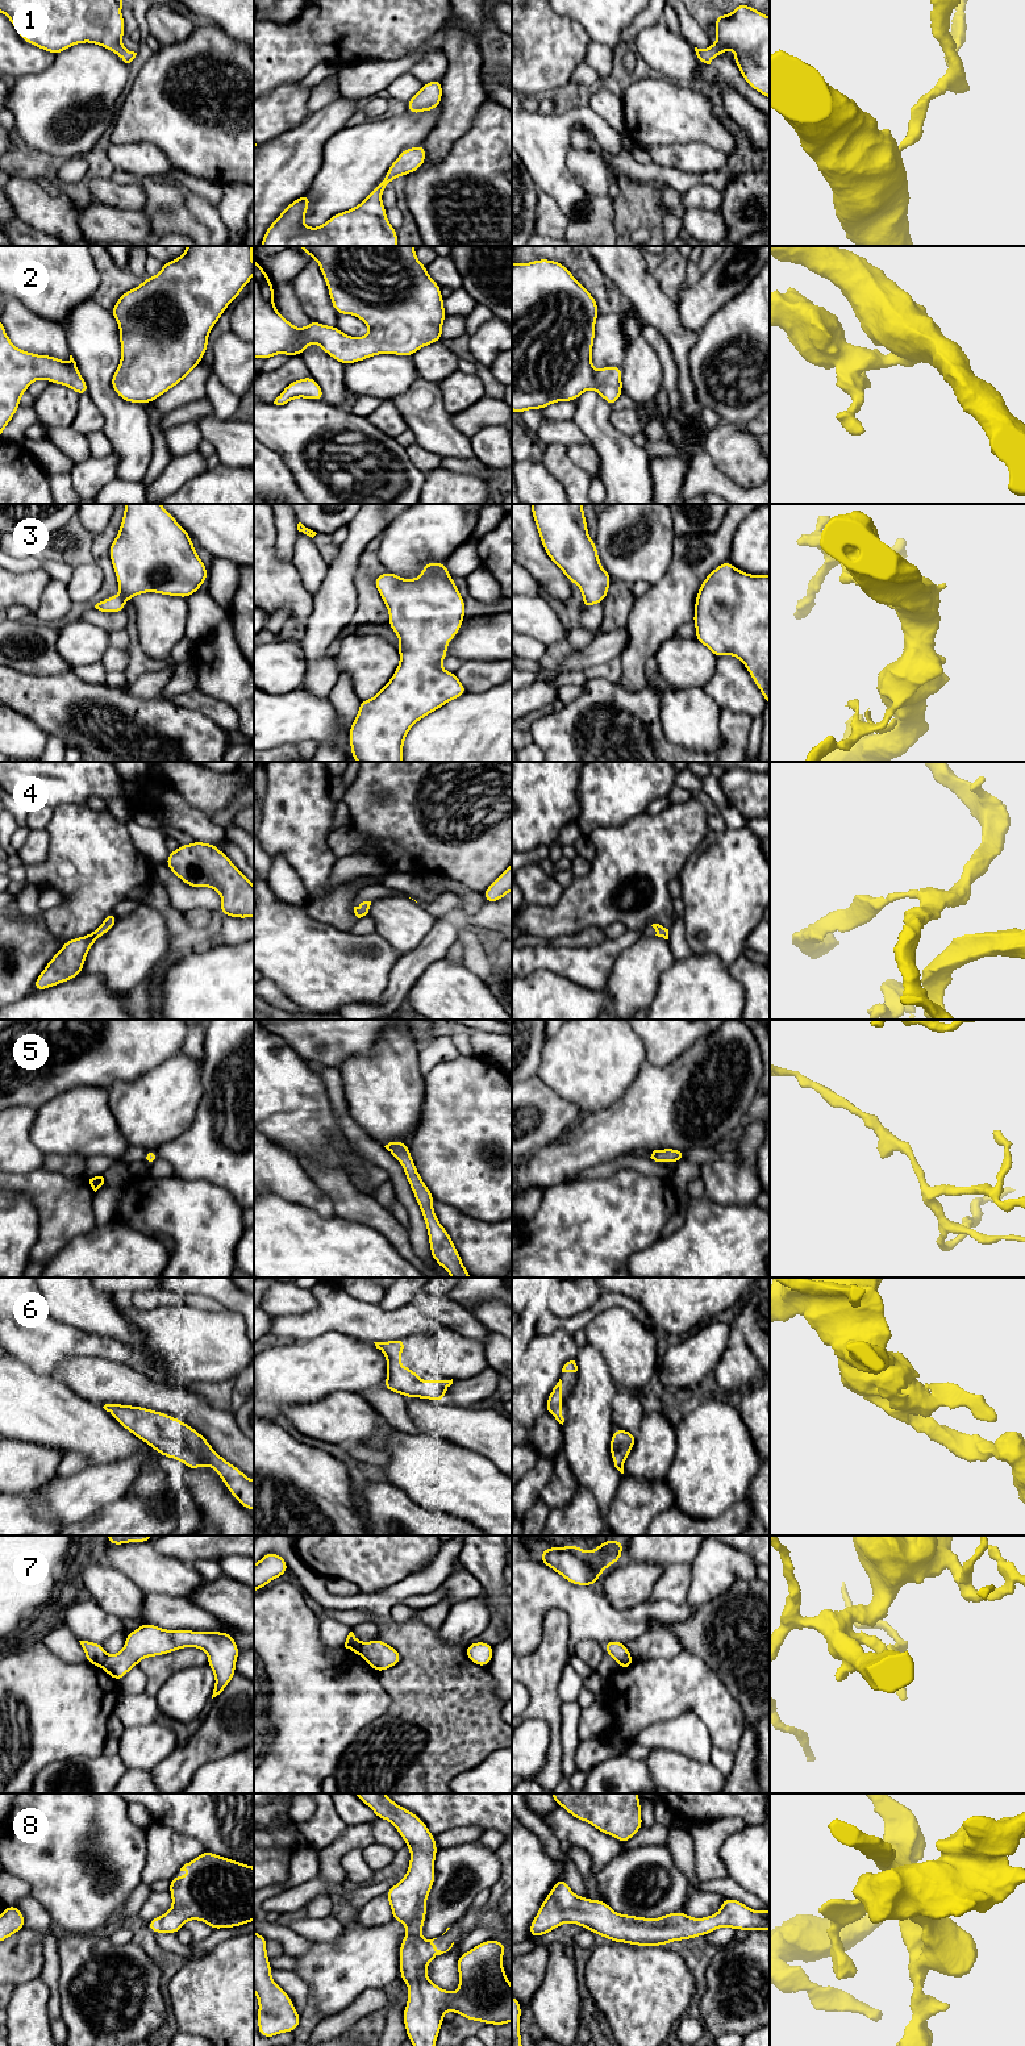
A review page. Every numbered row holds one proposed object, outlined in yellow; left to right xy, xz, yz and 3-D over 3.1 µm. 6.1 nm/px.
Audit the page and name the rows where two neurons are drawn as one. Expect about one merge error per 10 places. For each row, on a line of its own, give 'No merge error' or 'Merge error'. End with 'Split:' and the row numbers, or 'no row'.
1: No merge error
2: No merge error
3: No merge error
4: No merge error
5: No merge error
6: No merge error
7: Merge error
8: No merge error
Split: 7

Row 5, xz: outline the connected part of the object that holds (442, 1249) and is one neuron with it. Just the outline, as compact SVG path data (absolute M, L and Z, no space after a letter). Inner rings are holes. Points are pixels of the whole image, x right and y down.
M393 1141L384 1146L400 1163L407 1180L422 1212L428 1228L430 1254L438 1266L443 1267L451 1278L471 1278L462 1263L461 1255L451 1241L447 1230L439 1224L433 1209L433 1195L421 1179L409 1147L404 1141Z

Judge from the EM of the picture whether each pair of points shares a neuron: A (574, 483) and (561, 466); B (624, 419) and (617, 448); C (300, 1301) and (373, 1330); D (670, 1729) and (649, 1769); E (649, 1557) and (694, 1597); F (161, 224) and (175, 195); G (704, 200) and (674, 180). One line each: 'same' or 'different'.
A: same
B: different
C: different
D: different
E: same
F: same
G: different

